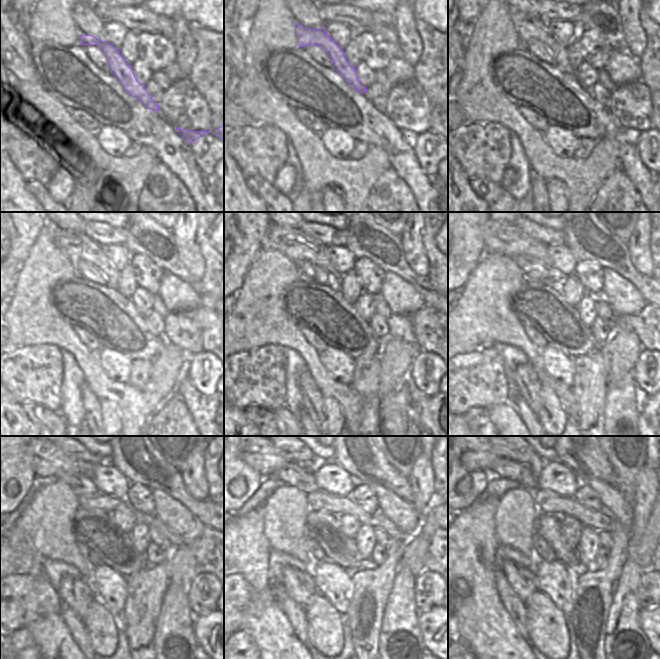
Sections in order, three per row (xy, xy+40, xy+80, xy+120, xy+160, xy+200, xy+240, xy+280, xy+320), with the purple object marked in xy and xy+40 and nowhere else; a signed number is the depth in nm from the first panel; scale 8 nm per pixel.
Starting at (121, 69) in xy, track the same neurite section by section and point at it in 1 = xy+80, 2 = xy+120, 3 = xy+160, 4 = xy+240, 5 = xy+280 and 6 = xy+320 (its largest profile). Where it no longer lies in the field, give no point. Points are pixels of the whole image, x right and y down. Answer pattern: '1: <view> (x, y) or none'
1: xy+80 (528, 27)
2: xy+120 (77, 246)
3: xy+160 (291, 241)
4: xy+240 (48, 461)
5: xy+280 (262, 456)
6: xy+320 (475, 456)

